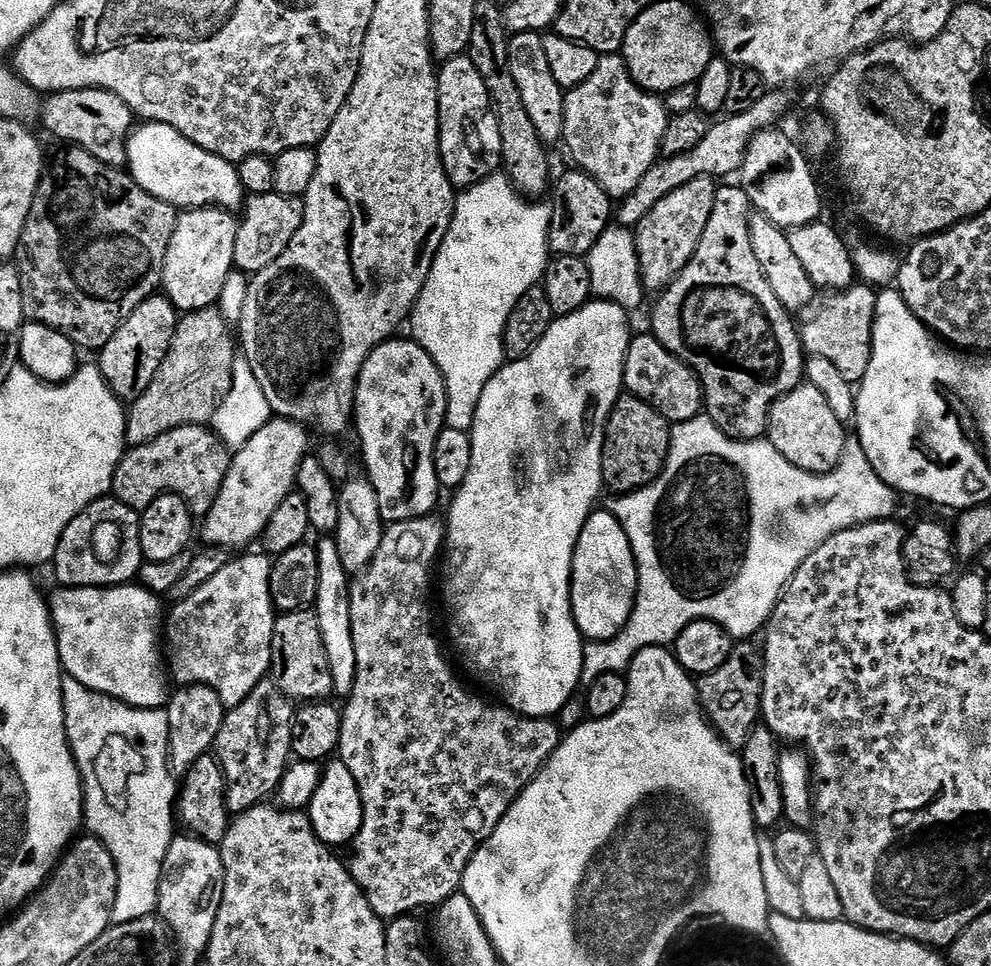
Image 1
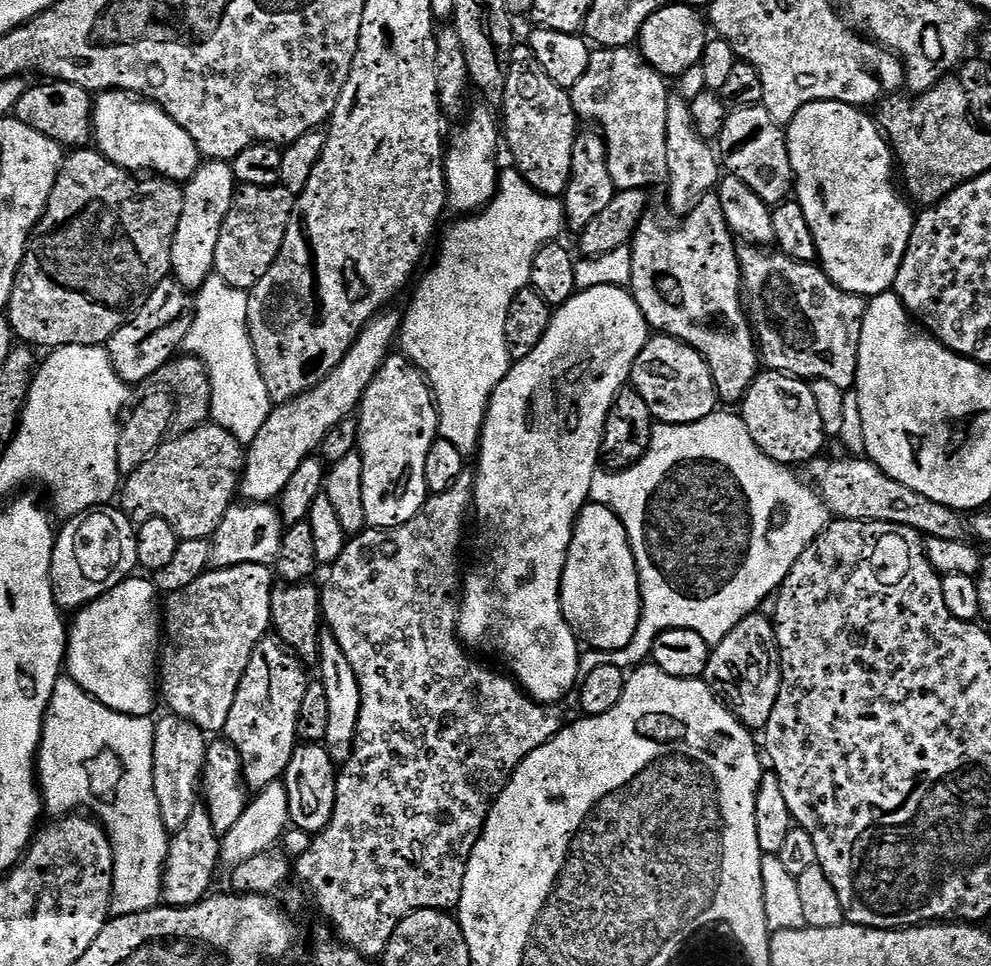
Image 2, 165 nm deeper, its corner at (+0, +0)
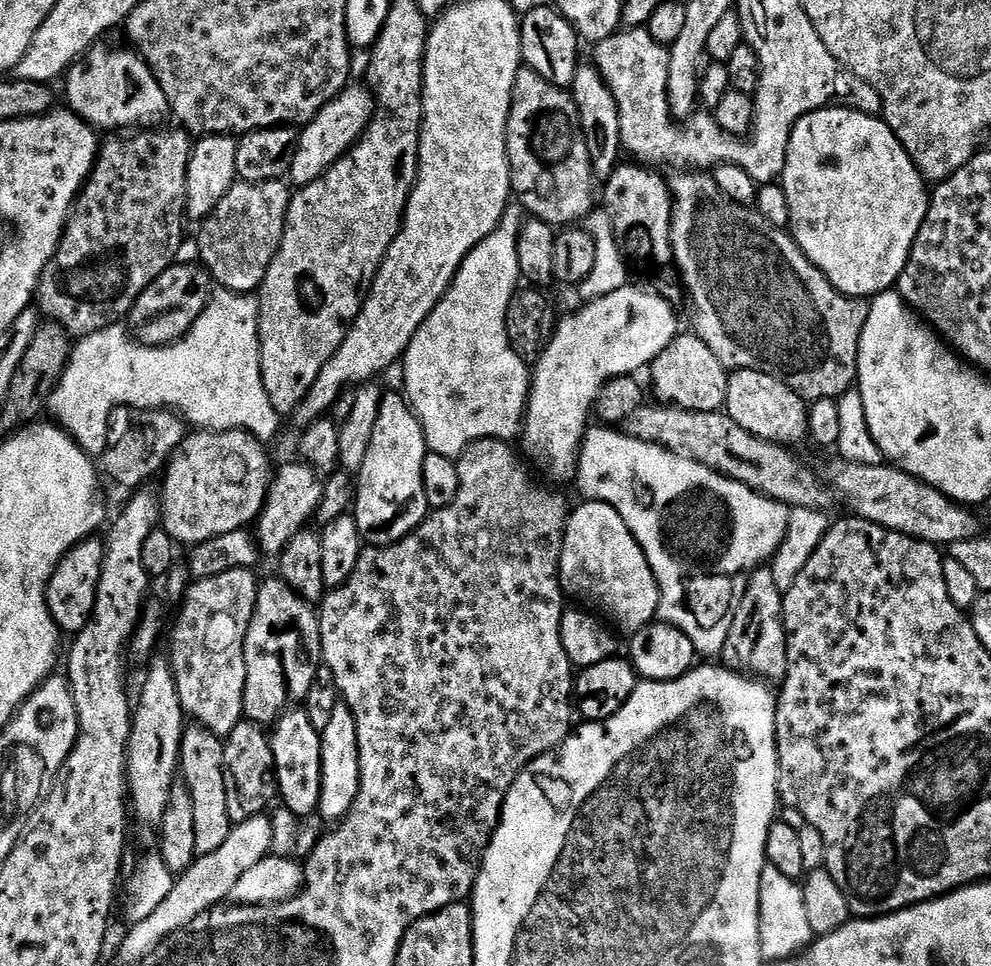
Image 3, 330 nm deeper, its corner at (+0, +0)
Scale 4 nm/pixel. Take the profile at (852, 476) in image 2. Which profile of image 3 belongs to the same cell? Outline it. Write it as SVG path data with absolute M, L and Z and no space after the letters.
M652 402L626 421L626 432L642 442L657 444L702 466L710 466L715 472L742 482L742 486L750 486L756 492L788 505L789 509L828 508L830 492L817 469L815 472L810 465L803 464L785 445L772 444L742 430L738 422L728 417L727 411L687 412Z

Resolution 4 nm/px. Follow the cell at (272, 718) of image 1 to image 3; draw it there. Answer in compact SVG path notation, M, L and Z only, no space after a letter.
M273 578L263 581L258 590L254 614L244 639L246 662L246 690L244 691L244 719L253 720L261 726L275 725L289 711L291 700L303 702L310 686L314 686L316 672L322 666L322 642L320 641L320 618L317 609L303 600L284 580Z

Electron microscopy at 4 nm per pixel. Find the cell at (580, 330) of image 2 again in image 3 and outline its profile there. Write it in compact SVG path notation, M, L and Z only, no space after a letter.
M629 286L622 290L614 290L614 294L606 294L606 298L598 298L597 300L589 300L577 310L573 316L568 316L559 321L556 325L556 332L552 336L552 341L548 343L548 349L540 355L540 359L534 365L534 371L530 376L530 387L528 390L528 408L524 412L524 422L522 425L522 441L524 440L523 455L533 460L546 475L552 480L568 480L571 481L576 475L576 465L580 459L580 446L584 443L584 434L590 427L590 417L593 415L596 399L598 394L605 388L608 383L619 376L630 376L639 373L639 368L647 369L654 358L658 358L658 354L662 354L662 350L666 350L666 346L670 346L670 342L678 335L676 328L676 312L671 303L665 300L663 296L652 290L645 290L643 287L635 288Z

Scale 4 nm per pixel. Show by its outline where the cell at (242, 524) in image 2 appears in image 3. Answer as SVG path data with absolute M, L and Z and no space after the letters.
M295 463L284 464L281 468L279 465L275 469L264 509L254 521L256 542L265 557L279 557L280 552L286 550L286 542L290 542L290 538L294 538L294 534L298 534L303 528L309 527L310 521L315 517L318 506L322 502L324 480L309 464Z

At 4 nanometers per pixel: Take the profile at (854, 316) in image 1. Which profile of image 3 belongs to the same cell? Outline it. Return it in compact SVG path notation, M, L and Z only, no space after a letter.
M684 170L679 174L680 176L671 177L670 191L672 194L672 259L676 265L676 271L680 278L683 291L686 296L692 299L692 324L694 327L695 335L702 338L702 342L706 342L706 346L710 346L710 350L714 350L714 358L718 358L718 362L722 362L722 366L729 370L754 370L762 374L770 374L770 378L778 378L782 382L786 382L786 386L790 386L790 390L794 390L794 394L798 394L806 402L813 402L815 400L830 399L836 400L845 391L851 389L857 383L856 367L858 366L858 354L860 353L860 339L862 338L862 330L866 326L866 318L868 317L868 310L870 307L869 301L864 298L857 298L854 296L843 296L828 279L820 273L818 266L814 266L814 262L810 262L810 258L806 258L806 254L796 245L795 240L783 228L774 228L771 224L765 222L760 218L759 212L755 207L736 204L730 198L726 198L726 194L722 194L722 190L718 190L715 179L711 175L705 174L700 170Z

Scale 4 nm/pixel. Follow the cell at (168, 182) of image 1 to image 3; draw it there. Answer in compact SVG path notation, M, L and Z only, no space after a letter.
M97 42L66 73L63 81L68 91L67 107L97 130L152 126L169 115L168 99L154 78L150 66L135 50L111 48L108 42Z

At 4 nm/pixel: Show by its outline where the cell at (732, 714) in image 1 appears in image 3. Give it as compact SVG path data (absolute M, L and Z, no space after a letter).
M761 566L747 577L744 591L732 613L730 634L722 660L733 672L759 678L765 682L783 681L788 673L788 635L784 629L784 593L780 592L771 567Z

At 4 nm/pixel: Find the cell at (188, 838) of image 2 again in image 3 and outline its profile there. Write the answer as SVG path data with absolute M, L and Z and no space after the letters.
M189 723L180 743L179 773L182 783L190 790L190 802L194 802L194 850L197 856L214 854L214 850L230 838L234 827L230 809L226 806L223 739L201 724Z

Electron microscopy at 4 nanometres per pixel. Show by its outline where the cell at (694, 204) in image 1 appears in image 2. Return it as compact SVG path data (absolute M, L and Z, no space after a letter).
M679 94L667 97L667 114L665 116L666 162L668 163L668 204L676 218L683 218L702 202L719 185L722 179L722 160L717 149L707 140L700 139L690 118L690 103Z

